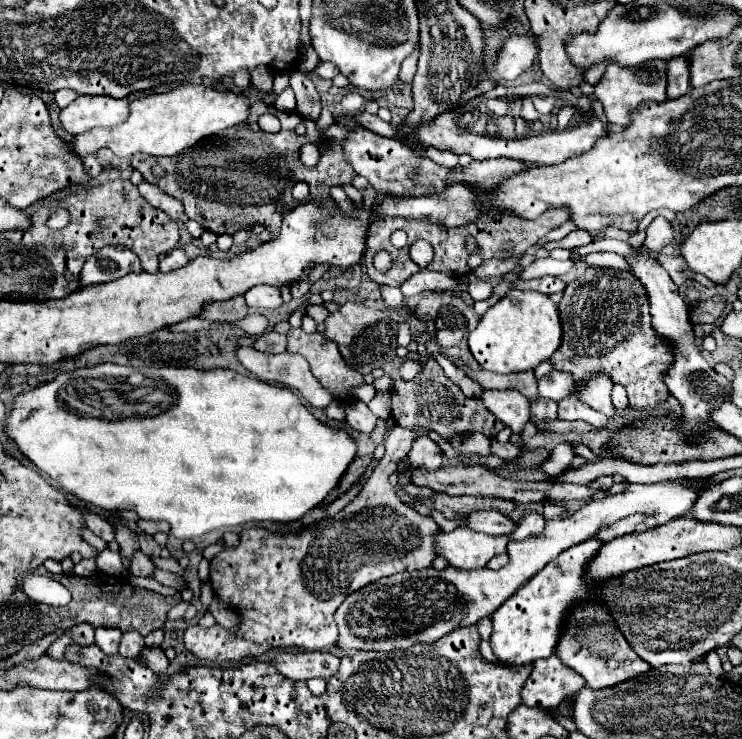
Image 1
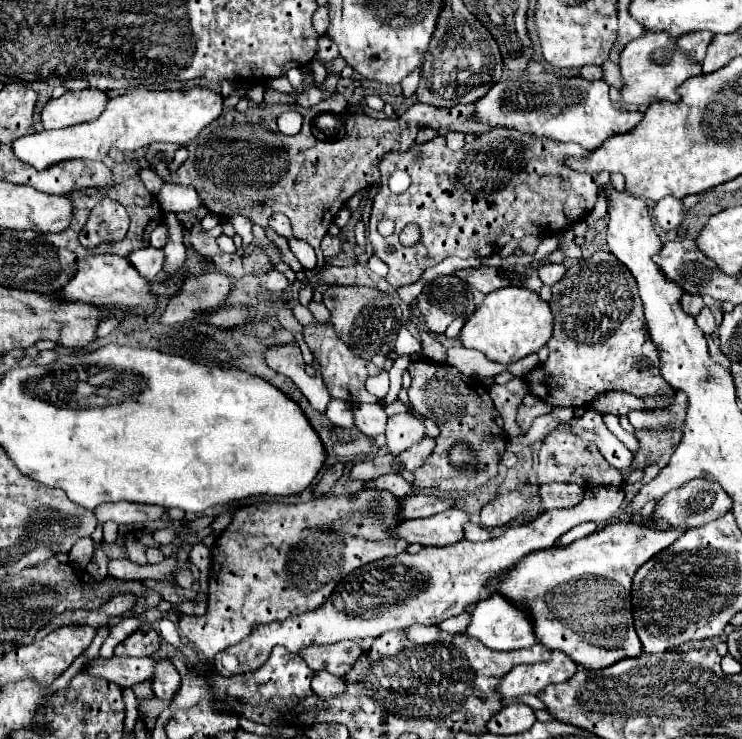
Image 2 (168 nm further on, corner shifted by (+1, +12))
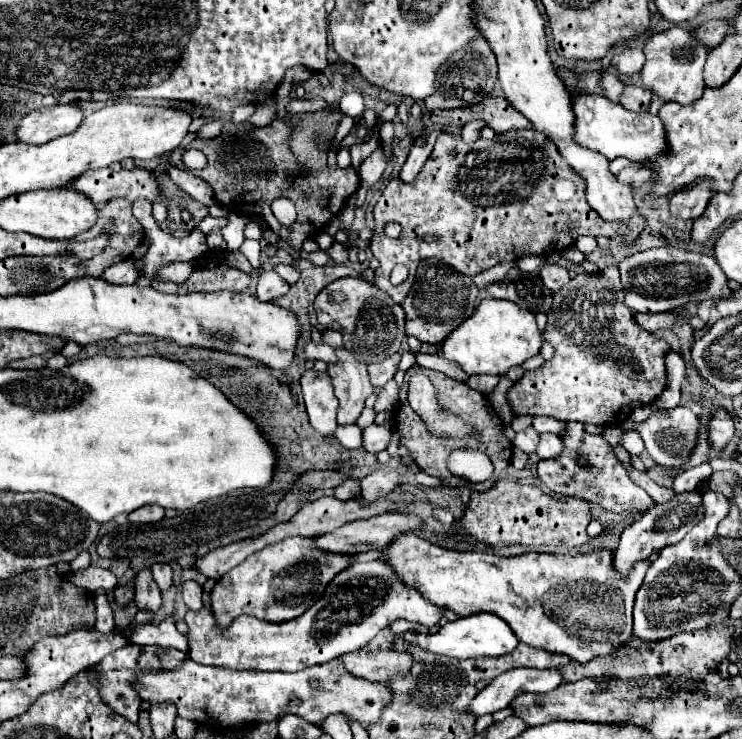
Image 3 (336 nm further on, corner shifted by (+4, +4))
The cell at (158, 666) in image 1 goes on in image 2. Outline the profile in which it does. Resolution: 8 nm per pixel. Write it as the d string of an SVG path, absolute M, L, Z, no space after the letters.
M160 660L158 668L156 668L156 676L152 680L154 696L172 700L172 696L178 692L178 688L180 688L180 674L178 674L178 670L172 666L170 660Z

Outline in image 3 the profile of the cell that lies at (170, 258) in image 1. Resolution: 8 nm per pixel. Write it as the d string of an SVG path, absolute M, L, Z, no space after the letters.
M133 258L121 260L103 272L103 278L113 284L135 284L141 276L143 276L143 270L139 268L137 260L133 260Z

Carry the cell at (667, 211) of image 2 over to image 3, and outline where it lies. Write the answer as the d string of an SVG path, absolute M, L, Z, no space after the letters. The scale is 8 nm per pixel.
M703 182L691 190L673 194L671 202L669 202L669 212L675 218L695 220L705 212L705 206L711 196L713 196L713 192L709 188L709 182Z

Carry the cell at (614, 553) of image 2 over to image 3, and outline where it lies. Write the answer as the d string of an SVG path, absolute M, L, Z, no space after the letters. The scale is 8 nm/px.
M403 534L393 540L385 552L385 562L413 588L417 588L429 602L449 608L459 616L491 612L501 616L523 644L541 648L553 654L565 654L579 664L587 664L593 656L609 656L613 648L629 642L633 636L633 600L639 590L651 560L633 564L627 576L619 576L613 568L613 552L597 550L587 554L549 554L527 552L521 556L497 556L479 550L447 550L415 534Z

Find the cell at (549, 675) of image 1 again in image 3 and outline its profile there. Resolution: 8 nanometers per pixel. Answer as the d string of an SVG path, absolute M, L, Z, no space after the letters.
M517 668L497 676L487 688L483 688L473 702L469 704L469 712L483 716L503 710L511 704L513 698L525 692L551 692L561 686L565 678L557 670L535 670L535 668Z

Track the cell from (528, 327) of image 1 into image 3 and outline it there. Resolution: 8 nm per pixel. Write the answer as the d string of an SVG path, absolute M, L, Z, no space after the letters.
M487 298L475 314L453 330L441 344L441 354L455 360L467 374L505 374L513 366L521 366L527 358L539 354L543 344L541 330L537 328L535 314L519 308L513 302Z

